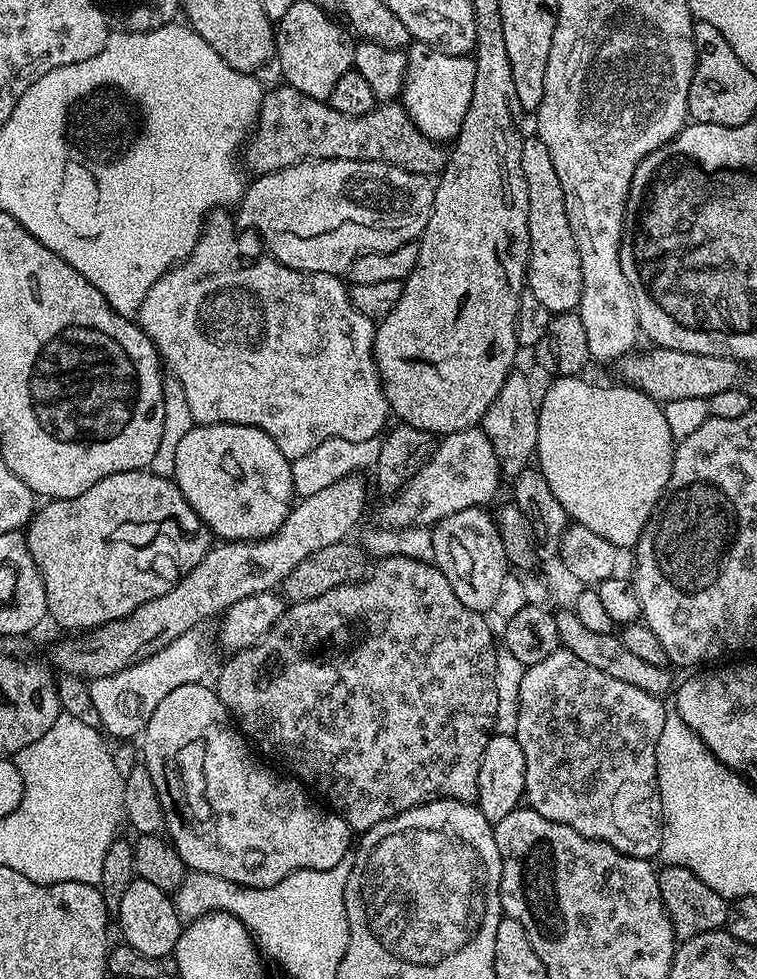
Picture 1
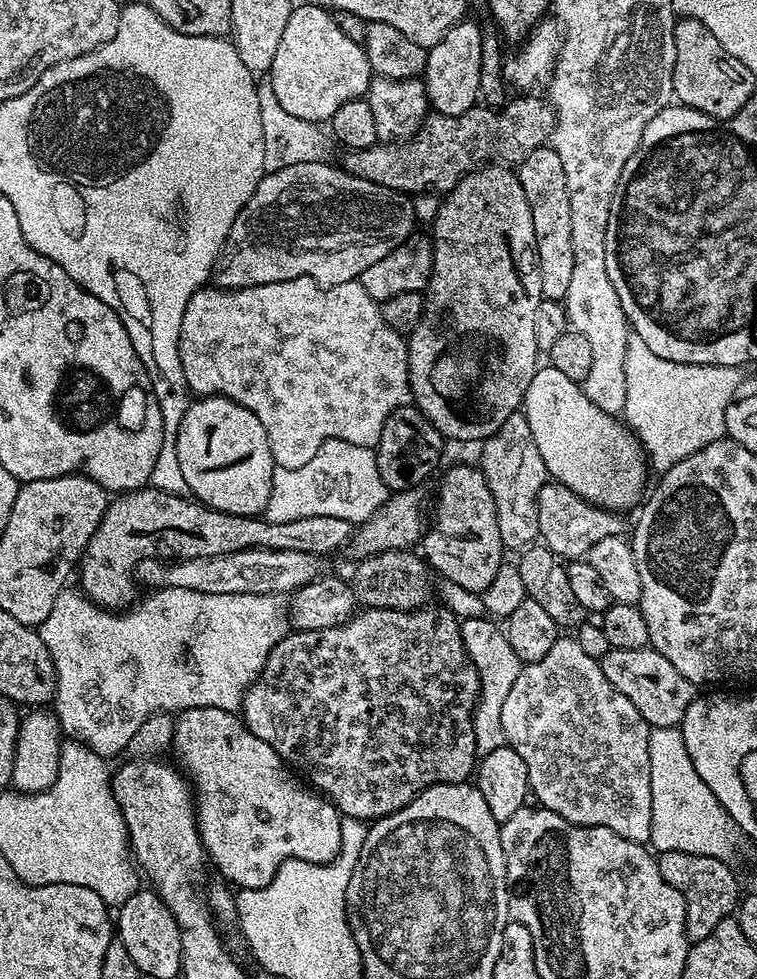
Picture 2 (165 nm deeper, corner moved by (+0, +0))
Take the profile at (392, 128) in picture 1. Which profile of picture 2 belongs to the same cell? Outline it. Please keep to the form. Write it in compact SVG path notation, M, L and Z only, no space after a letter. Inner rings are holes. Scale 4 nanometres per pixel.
M524 94L519 97L520 101L517 104L512 104L504 112L504 117L500 117L498 113L492 108L483 108L477 106L466 110L466 114L458 114L457 116L447 116L441 112L433 111L427 118L424 119L424 125L421 126L420 131L407 142L377 142L374 146L369 148L357 148L347 153L348 157L342 161L344 171L351 172L353 176L361 176L363 180L373 180L376 184L381 184L387 188L393 188L395 192L403 192L405 194L447 194L452 191L454 186L458 186L458 182L464 176L468 176L471 172L476 171L477 168L487 165L489 162L503 162L508 166L518 166L523 162L528 155L534 150L545 147L551 141L552 132L556 128L556 109L552 107L547 99L539 100L541 97L536 94Z

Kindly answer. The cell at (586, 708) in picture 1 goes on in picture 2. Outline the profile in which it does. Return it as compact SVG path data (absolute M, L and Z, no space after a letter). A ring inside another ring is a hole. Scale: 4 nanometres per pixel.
M557 638L546 658L538 658L538 662L525 664L521 667L518 678L514 678L514 686L510 686L510 694L506 694L506 702L502 702L502 730L507 747L522 757L526 762L526 770L530 774L530 792L536 796L543 807L549 808L554 814L566 818L572 824L581 824L584 828L602 826L614 830L614 834L622 834L622 838L632 840L635 844L647 845L652 838L652 795L650 794L650 734L646 718L638 714L634 702L626 698L626 694L618 694L610 682L606 682L606 674L602 674L600 661L595 656L586 654L582 646L578 646L575 638Z

